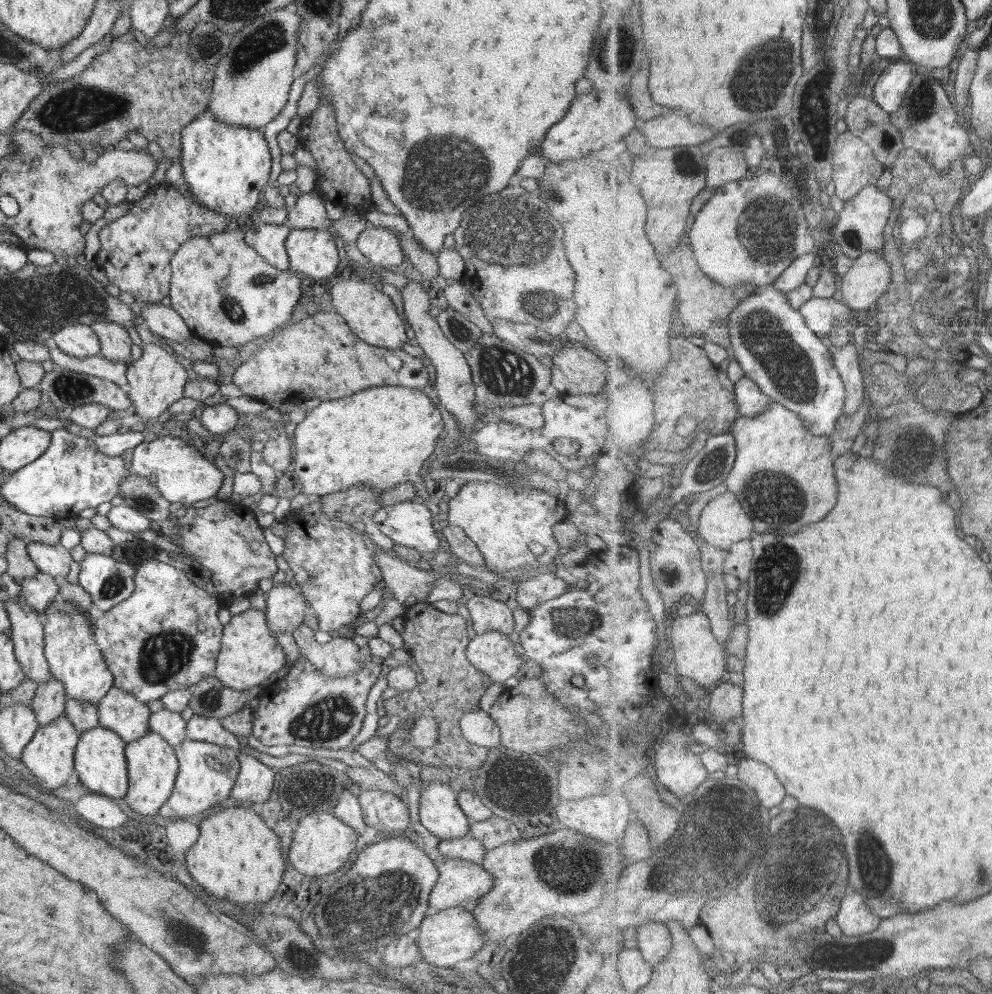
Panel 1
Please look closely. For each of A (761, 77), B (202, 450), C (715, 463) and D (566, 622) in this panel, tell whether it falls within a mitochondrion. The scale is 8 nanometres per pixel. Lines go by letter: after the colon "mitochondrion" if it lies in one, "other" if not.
A: mitochondrion
B: other
C: mitochondrion
D: mitochondrion

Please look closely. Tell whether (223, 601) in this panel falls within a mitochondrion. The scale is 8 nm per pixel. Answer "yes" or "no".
no

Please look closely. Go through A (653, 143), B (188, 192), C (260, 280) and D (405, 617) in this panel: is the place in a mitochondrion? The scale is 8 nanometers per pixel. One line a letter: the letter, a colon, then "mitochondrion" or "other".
A: other
B: other
C: mitochondrion
D: other

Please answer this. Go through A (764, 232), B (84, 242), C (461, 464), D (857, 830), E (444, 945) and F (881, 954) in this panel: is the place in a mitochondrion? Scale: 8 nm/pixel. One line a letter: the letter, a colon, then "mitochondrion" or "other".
A: mitochondrion
B: other
C: other
D: mitochondrion
E: other
F: other

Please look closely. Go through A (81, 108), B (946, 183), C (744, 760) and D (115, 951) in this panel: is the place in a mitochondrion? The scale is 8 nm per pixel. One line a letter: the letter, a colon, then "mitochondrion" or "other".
A: mitochondrion
B: other
C: other
D: other

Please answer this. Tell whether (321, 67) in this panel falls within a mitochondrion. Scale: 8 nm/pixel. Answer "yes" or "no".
no

